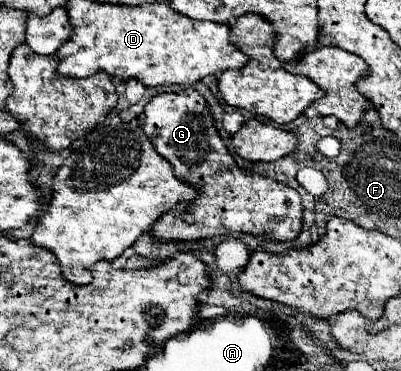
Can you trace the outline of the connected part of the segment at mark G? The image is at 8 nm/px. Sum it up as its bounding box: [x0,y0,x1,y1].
[143,89,303,241]

